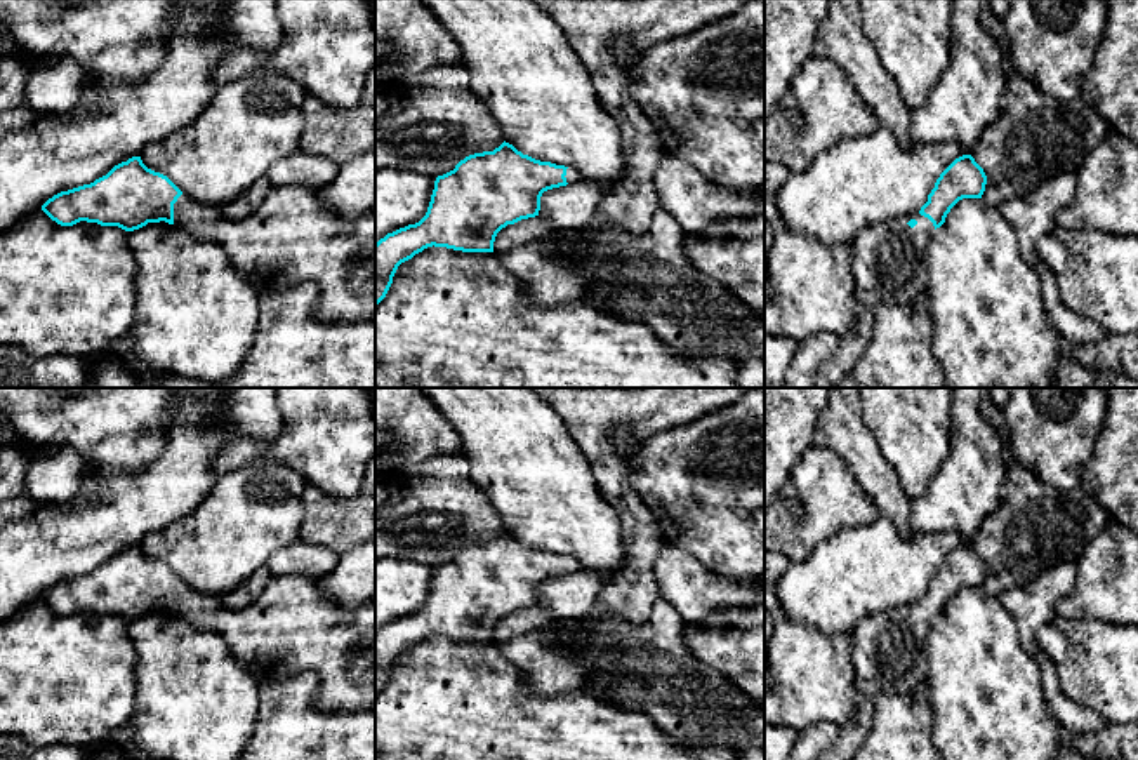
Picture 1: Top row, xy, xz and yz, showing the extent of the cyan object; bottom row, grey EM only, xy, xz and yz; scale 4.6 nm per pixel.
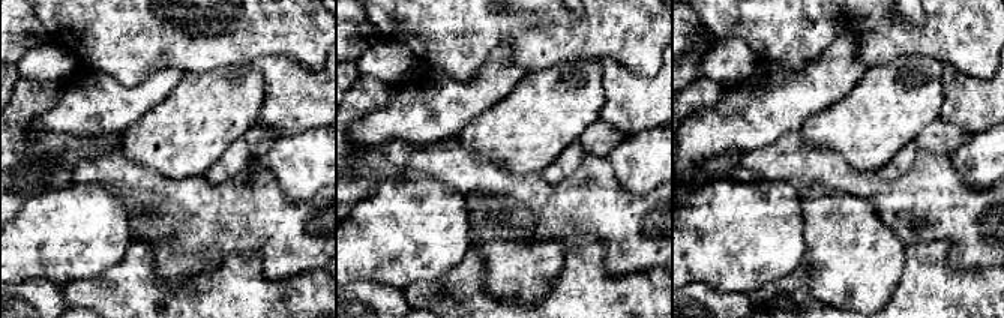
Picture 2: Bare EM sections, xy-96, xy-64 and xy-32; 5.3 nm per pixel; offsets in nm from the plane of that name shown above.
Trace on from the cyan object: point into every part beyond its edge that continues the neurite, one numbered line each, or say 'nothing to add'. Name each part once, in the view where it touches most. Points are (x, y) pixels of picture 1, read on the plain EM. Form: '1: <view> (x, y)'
1: xy (291, 628)

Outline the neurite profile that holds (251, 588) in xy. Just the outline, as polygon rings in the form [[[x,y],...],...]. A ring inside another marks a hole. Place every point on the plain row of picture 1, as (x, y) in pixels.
[[[266,565],[257,569],[250,577],[247,577],[238,588],[222,595],[219,600],[229,610],[240,610],[252,605],[268,588],[273,574]]]

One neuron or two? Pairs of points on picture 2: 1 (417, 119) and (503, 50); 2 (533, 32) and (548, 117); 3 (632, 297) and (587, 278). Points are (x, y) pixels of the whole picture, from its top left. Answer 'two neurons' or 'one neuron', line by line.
1: one neuron
2: two neurons
3: one neuron

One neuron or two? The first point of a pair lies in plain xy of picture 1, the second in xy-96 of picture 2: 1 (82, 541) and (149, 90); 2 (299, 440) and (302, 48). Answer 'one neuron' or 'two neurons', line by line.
1: one neuron
2: one neuron

